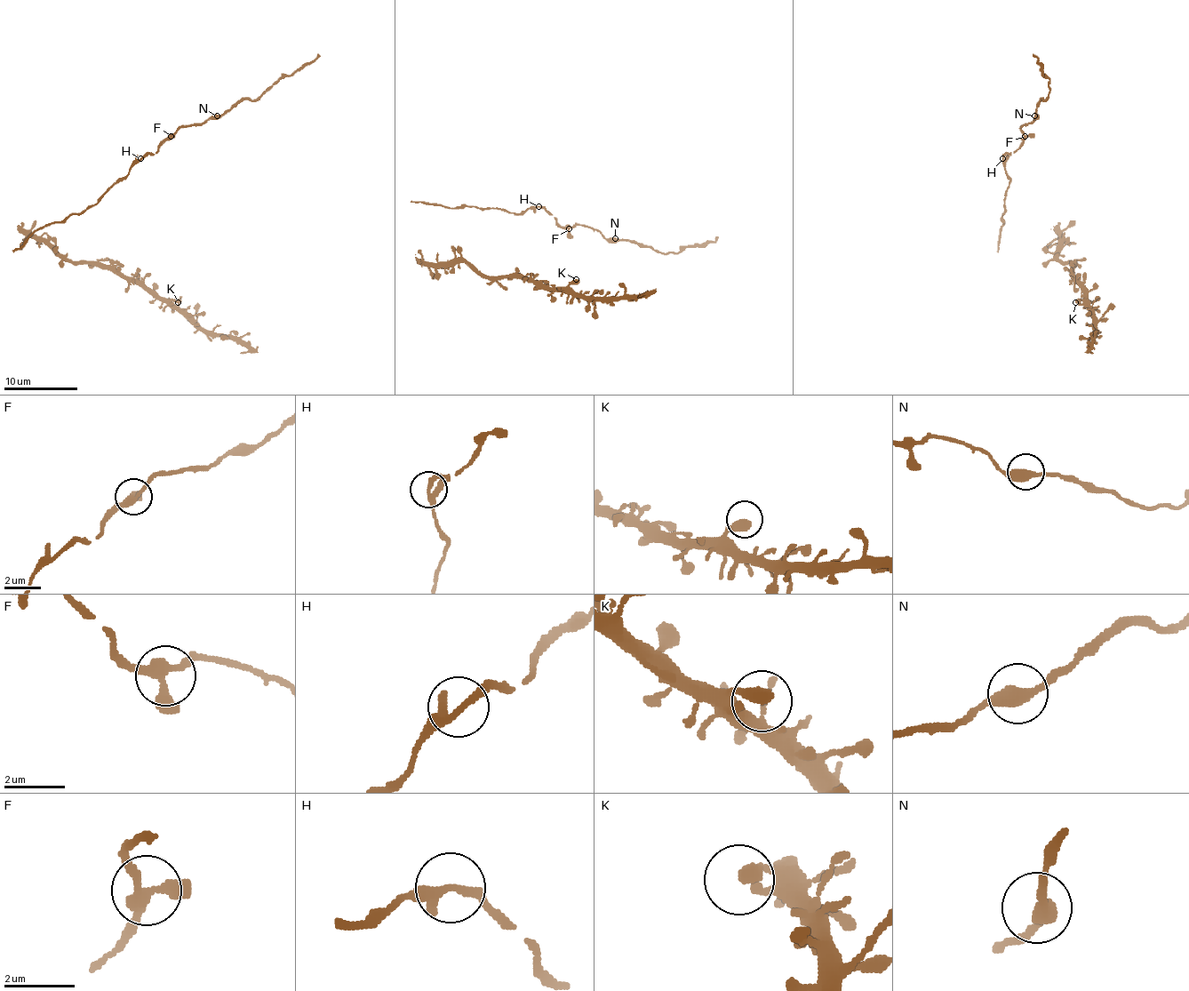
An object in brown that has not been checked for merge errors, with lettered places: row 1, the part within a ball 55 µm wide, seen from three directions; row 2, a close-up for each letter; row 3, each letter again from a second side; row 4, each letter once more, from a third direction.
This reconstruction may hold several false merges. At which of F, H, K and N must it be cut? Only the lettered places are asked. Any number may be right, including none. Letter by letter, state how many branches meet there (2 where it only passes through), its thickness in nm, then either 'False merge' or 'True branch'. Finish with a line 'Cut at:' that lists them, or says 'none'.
F: Branches: 3. Thickness 320 nm. True branch
H: Branches: 3. Thickness 240 nm. True branch
K: Branches: 2. Thickness 340 nm. True branch
N: Branches: 2. Thickness 420 nm. True branch
Cut at: none

